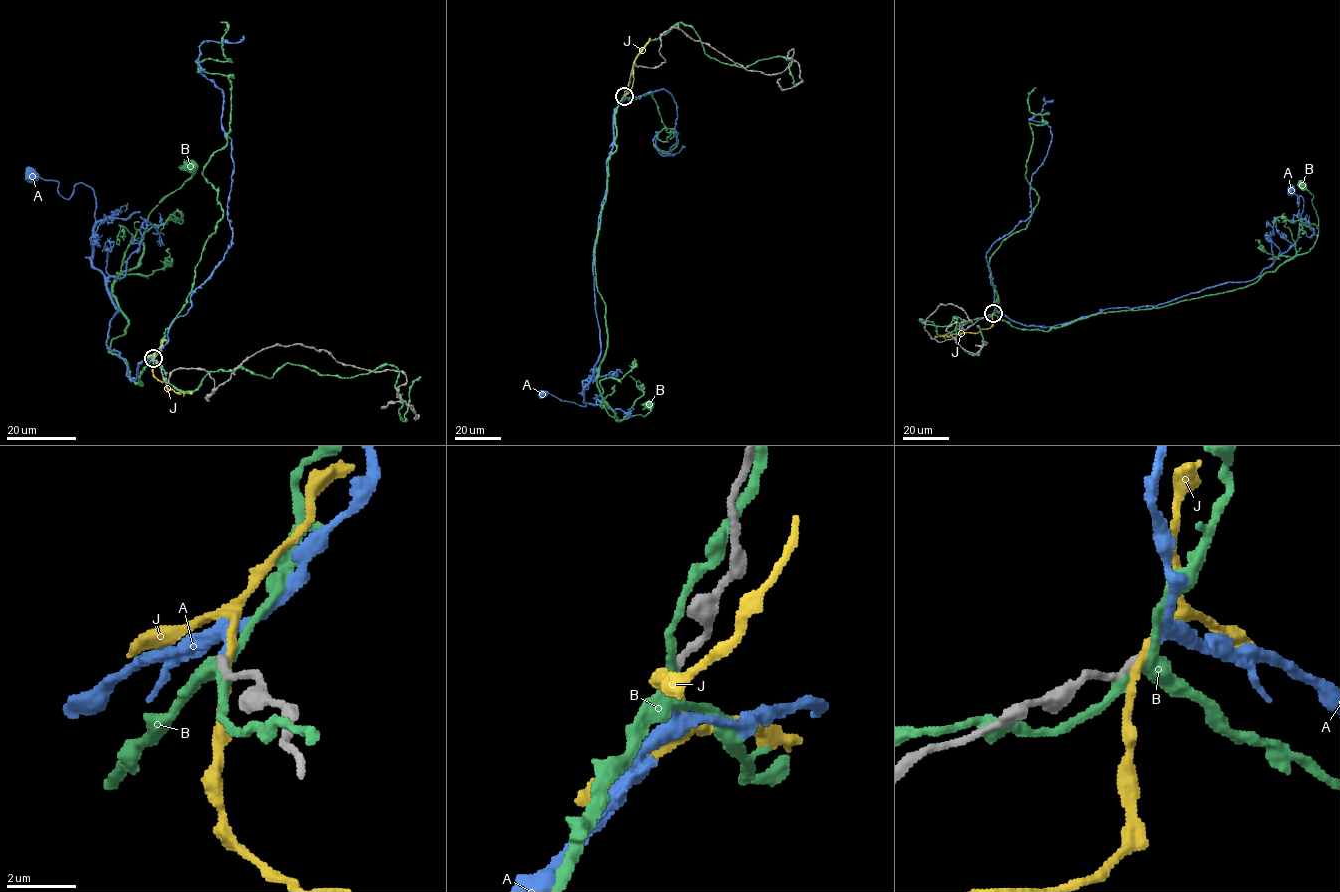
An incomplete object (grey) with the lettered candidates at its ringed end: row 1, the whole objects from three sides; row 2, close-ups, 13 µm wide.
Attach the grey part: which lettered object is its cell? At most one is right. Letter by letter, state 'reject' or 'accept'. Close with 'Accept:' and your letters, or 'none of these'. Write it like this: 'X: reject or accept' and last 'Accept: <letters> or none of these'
A: accept
B: reject
J: reject
Accept: A

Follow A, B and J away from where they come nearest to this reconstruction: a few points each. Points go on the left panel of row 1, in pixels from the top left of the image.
A: (153, 358), (135, 379), (106, 345), (117, 312), (92, 264), (95, 192), (64, 198), (29, 174)
B: (154, 360), (139, 385), (110, 352), (128, 326), (112, 286), (137, 264), (149, 214), (189, 168)
J: (153, 359), (154, 376), (165, 382), (167, 388), (192, 393)

